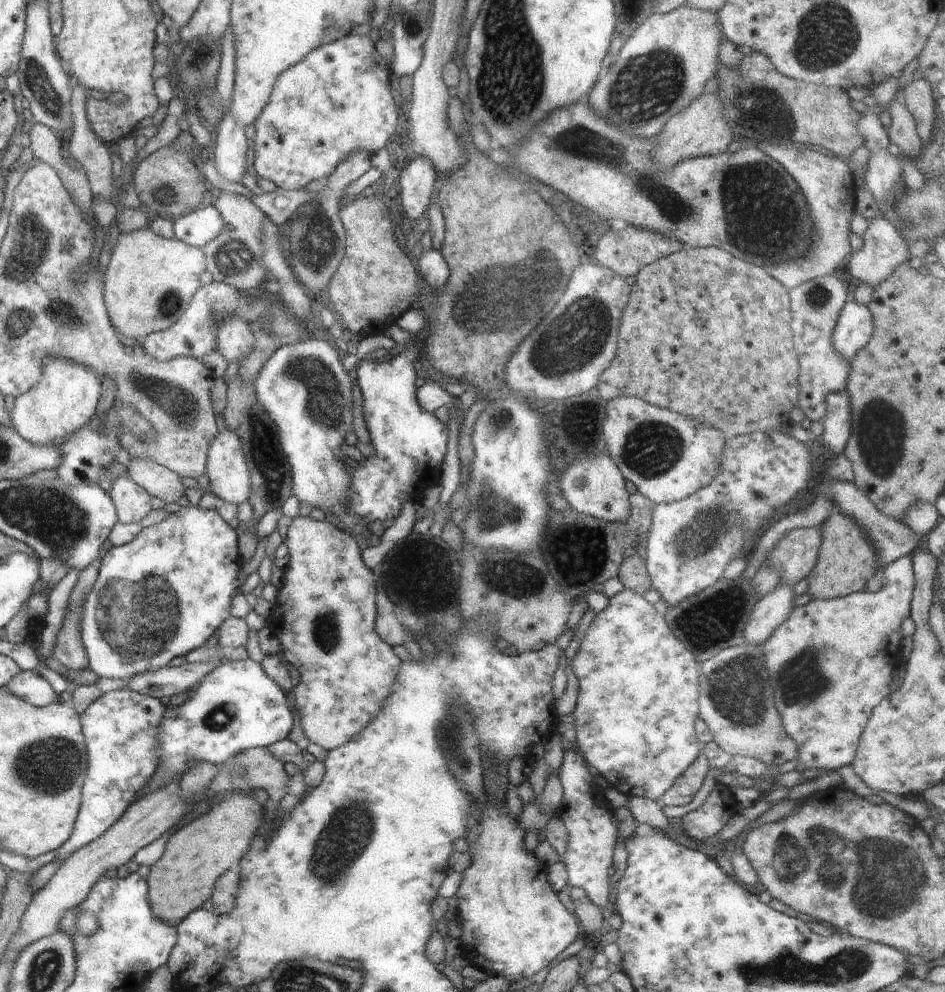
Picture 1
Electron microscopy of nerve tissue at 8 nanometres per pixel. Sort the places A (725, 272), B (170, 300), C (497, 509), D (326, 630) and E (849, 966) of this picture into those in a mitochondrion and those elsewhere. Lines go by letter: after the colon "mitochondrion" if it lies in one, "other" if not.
A: mitochondrion
B: mitochondrion
C: mitochondrion
D: mitochondrion
E: mitochondrion

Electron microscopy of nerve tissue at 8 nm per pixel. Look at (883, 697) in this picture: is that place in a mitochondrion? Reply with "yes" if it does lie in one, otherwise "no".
no

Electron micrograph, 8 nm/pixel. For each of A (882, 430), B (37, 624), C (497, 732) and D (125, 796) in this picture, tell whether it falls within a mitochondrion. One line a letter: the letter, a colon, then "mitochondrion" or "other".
A: mitochondrion
B: other
C: other
D: other

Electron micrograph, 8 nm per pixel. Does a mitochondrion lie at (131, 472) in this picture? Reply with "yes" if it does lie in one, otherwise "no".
no

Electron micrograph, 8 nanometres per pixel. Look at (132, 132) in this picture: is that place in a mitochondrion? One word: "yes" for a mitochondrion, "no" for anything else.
no

